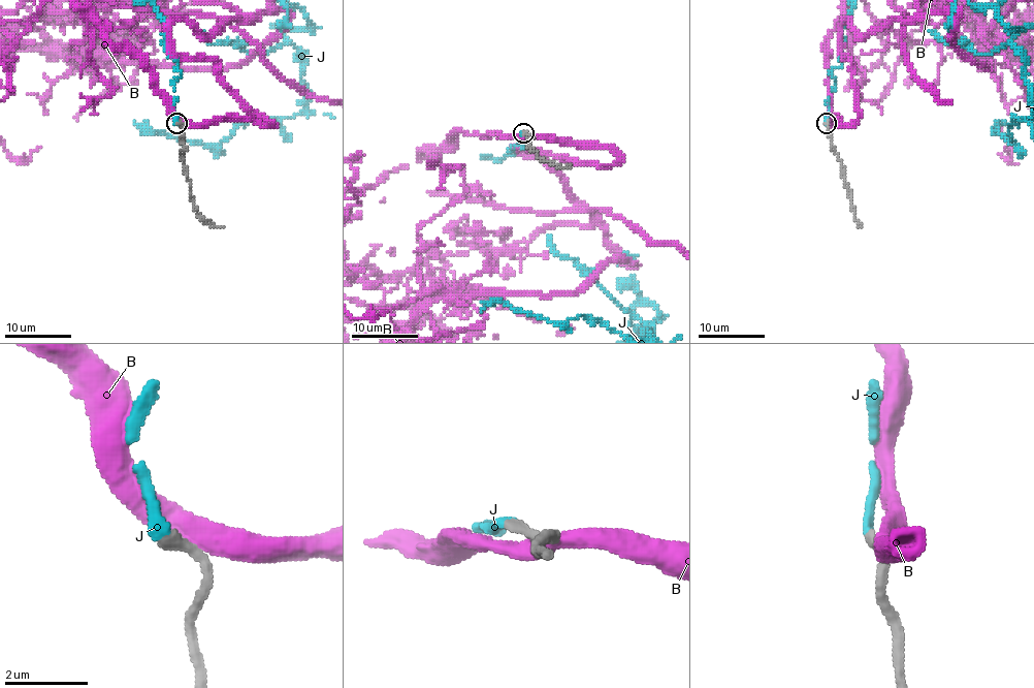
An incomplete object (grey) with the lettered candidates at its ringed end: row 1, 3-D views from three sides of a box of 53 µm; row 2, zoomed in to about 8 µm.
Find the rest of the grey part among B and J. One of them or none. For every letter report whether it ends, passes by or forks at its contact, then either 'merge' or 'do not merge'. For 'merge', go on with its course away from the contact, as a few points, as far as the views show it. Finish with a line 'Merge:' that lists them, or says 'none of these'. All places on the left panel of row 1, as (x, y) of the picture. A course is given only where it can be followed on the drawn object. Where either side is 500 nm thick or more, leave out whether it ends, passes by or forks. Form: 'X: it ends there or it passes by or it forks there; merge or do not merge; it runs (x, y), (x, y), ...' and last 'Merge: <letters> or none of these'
B: it passes by; do not merge
J: it ends there; merge
Merge: J

